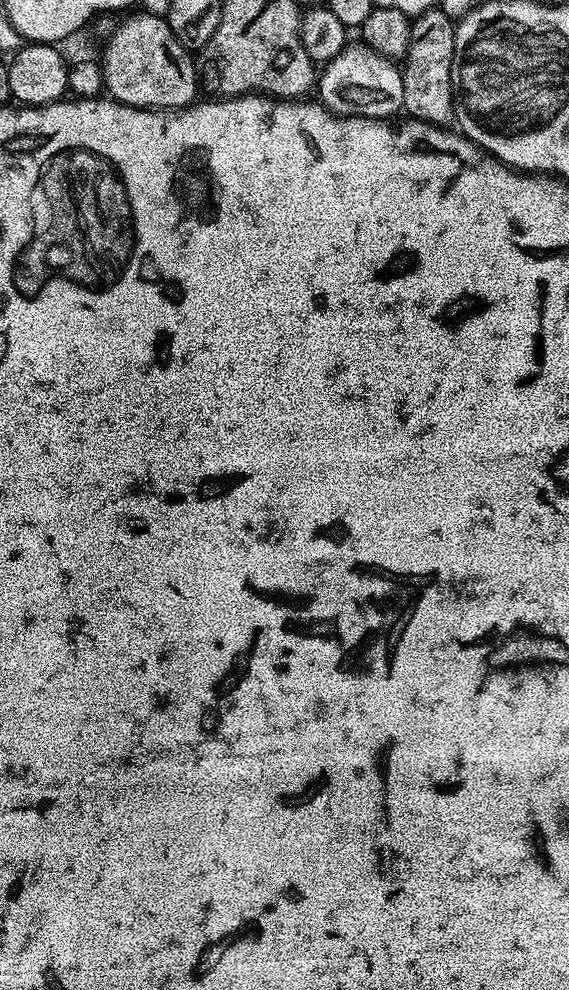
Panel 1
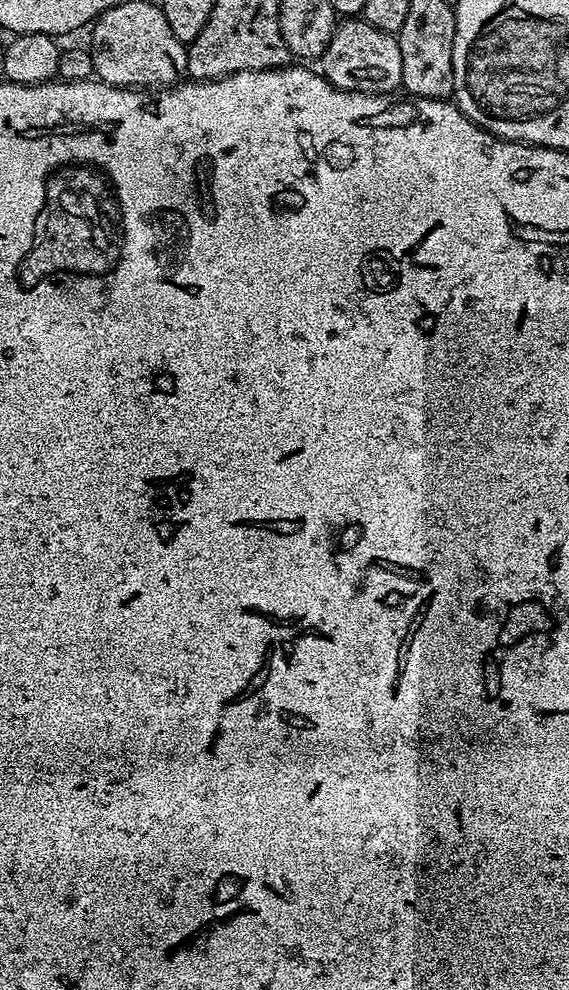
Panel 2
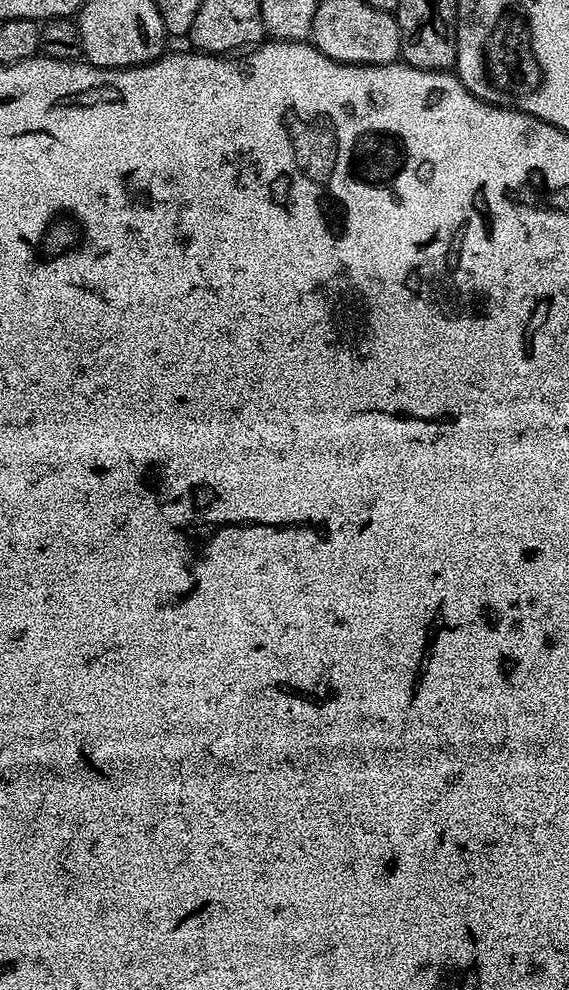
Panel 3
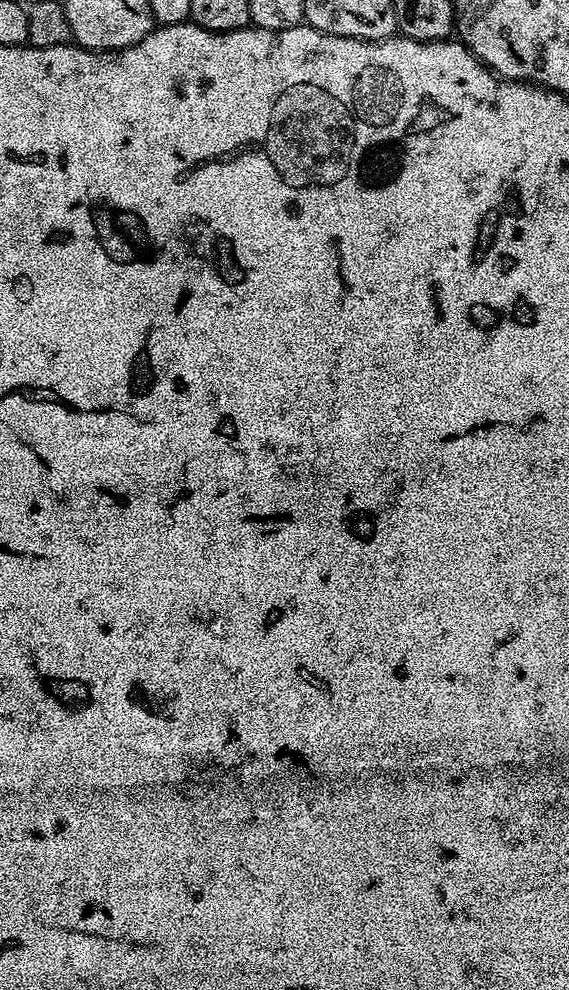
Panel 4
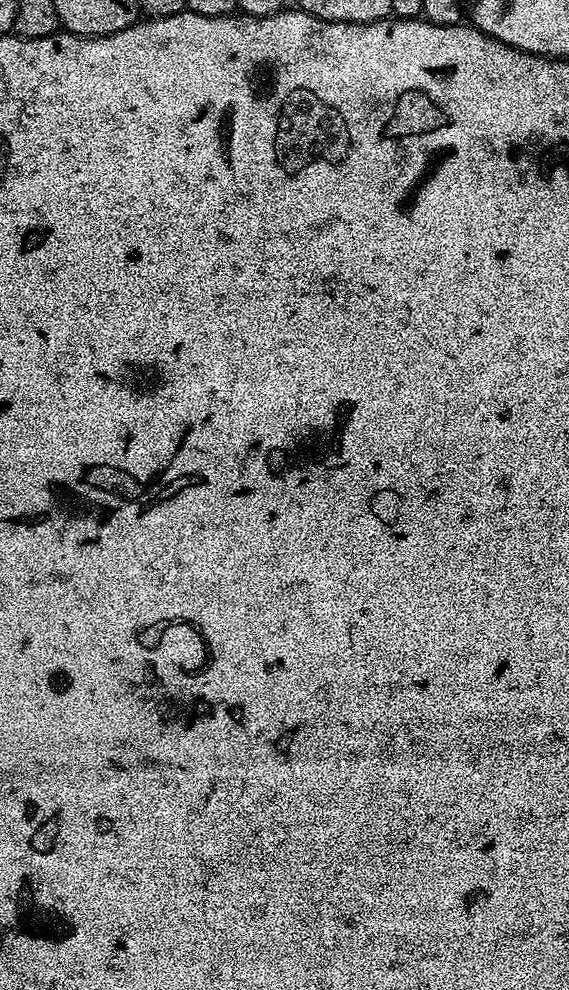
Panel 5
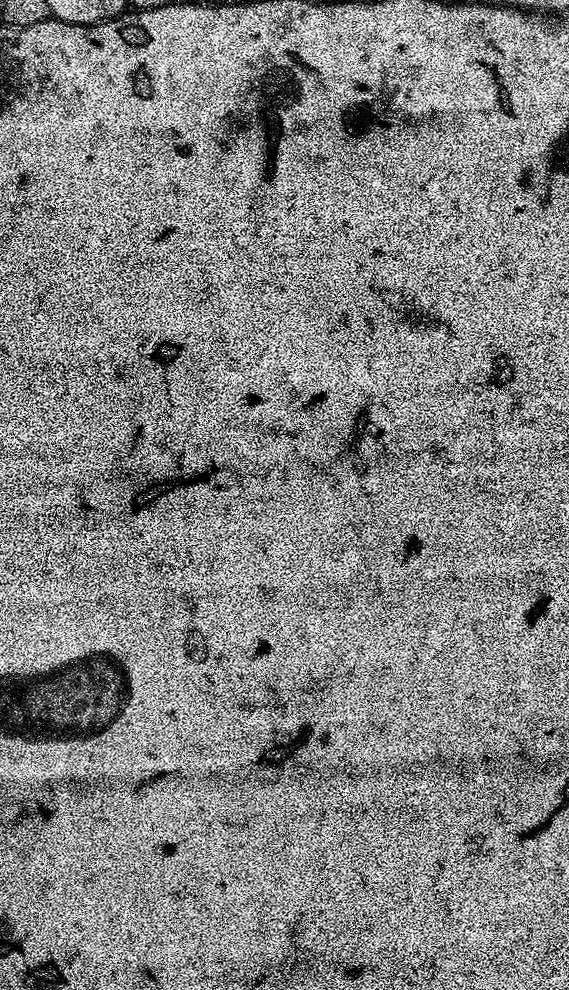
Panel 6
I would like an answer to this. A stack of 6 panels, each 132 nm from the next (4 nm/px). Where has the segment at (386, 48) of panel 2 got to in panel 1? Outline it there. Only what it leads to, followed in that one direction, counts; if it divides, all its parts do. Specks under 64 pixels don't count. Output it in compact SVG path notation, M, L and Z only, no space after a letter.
M363 42L345 43L343 51L323 65L318 76L319 103L335 116L365 116L371 120L392 118L404 106L404 73L393 61Z

